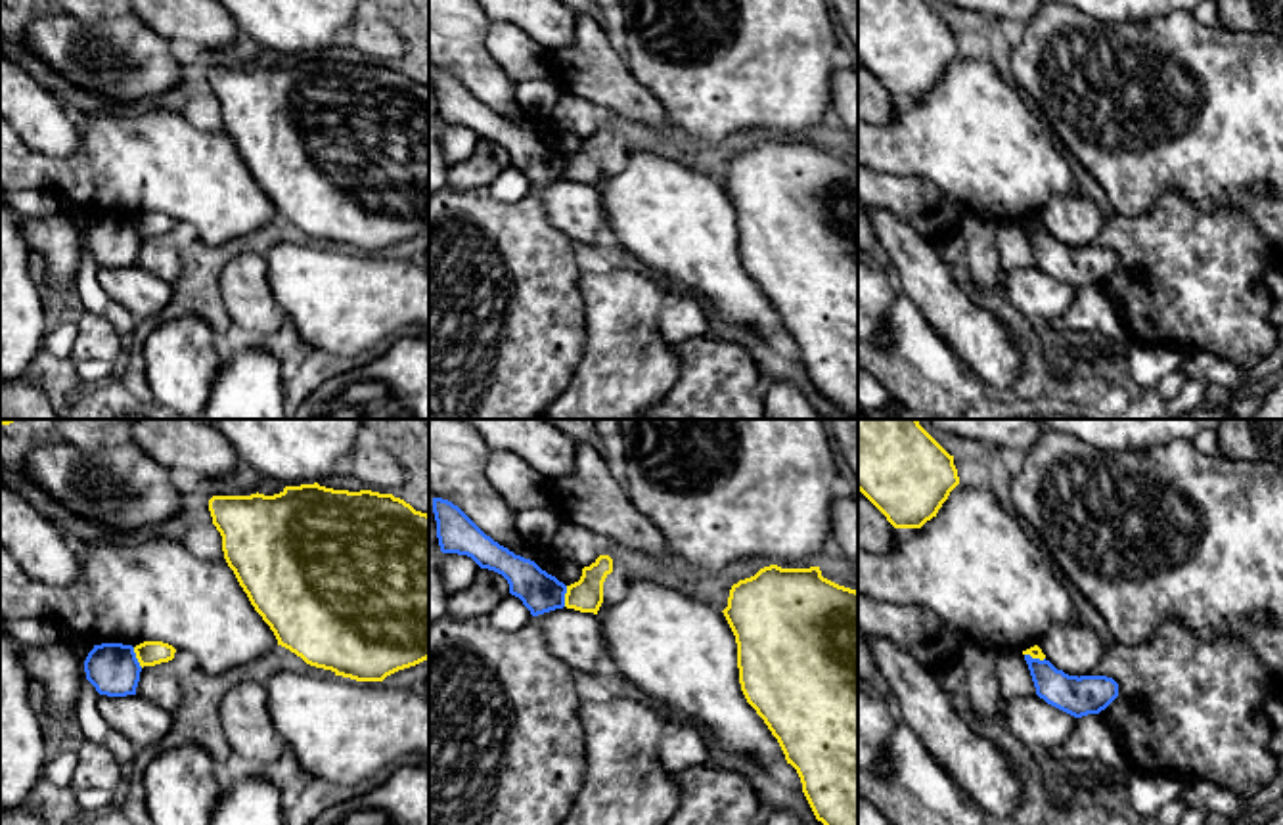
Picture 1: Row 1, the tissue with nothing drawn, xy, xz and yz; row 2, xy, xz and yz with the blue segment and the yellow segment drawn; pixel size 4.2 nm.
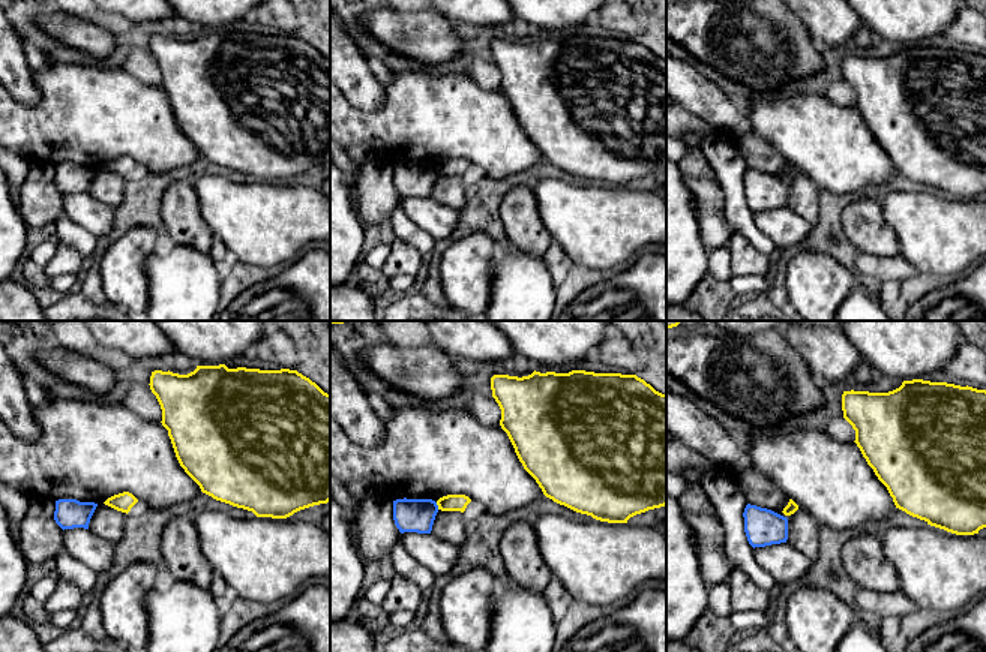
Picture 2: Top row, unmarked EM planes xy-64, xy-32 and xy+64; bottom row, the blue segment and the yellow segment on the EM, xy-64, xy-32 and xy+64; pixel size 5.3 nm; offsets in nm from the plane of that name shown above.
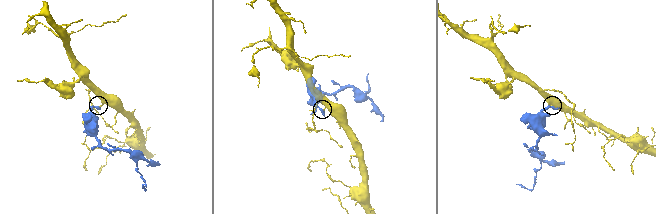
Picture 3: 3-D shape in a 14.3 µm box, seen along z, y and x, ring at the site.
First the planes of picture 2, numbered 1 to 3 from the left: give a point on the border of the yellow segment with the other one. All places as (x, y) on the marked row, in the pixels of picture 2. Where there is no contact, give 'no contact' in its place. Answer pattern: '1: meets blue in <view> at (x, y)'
1: no contact
2: meets blue in xy-32 at (437, 505)
3: no contact

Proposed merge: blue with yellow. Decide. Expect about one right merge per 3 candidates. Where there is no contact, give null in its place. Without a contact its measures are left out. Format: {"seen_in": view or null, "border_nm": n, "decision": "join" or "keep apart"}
{"seen_in": "xy", "border_nm": 100, "decision": "keep apart"}

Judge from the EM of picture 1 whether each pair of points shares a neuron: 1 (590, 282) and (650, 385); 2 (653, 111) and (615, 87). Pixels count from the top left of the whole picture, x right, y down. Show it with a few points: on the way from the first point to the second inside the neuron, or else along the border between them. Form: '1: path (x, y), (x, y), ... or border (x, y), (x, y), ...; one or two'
1: path (615, 307), (621, 312), (625, 360); one
2: path (644, 108), (625, 96); one

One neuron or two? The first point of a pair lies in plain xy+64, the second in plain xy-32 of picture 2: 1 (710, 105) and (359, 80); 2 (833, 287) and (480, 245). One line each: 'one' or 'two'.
1: one
2: one

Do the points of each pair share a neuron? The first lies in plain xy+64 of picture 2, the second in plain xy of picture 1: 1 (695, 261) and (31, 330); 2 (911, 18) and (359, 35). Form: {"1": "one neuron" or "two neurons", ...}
{"1": "one neuron", "2": "two neurons"}

